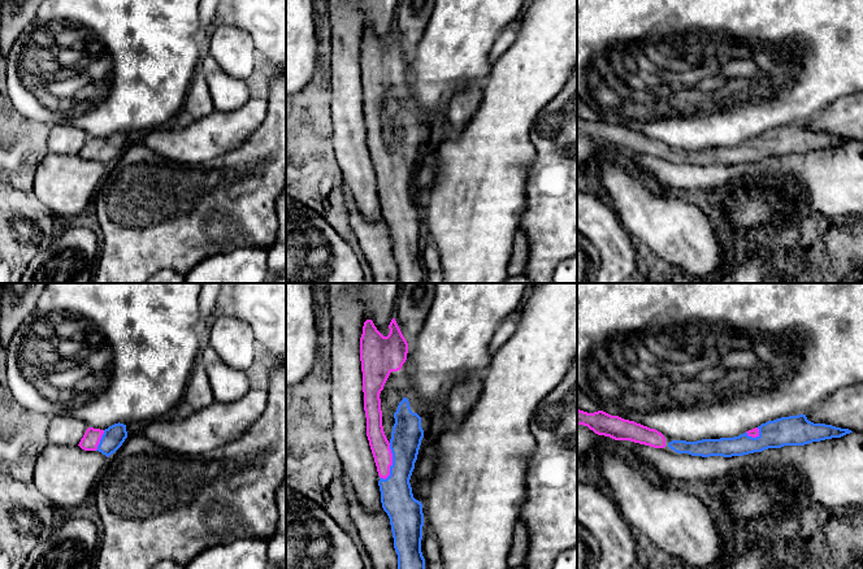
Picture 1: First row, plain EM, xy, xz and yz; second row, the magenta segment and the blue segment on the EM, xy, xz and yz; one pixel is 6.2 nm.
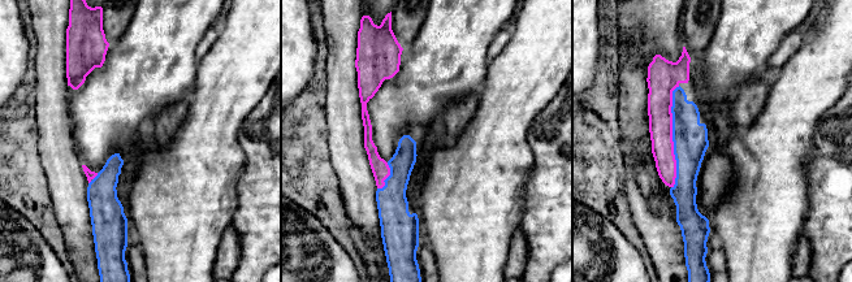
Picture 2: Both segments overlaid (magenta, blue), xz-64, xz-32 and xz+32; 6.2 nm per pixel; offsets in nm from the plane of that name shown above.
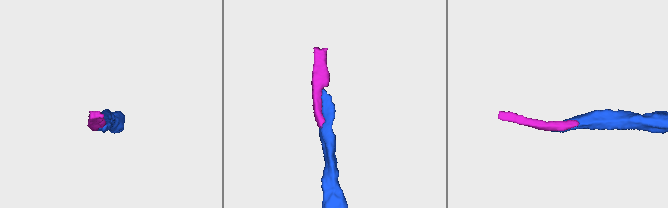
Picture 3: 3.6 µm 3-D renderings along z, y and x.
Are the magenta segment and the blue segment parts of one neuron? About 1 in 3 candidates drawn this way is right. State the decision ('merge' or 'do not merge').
merge

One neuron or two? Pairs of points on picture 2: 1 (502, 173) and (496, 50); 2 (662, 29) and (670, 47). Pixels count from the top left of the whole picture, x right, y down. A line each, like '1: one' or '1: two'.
1: two
2: one

